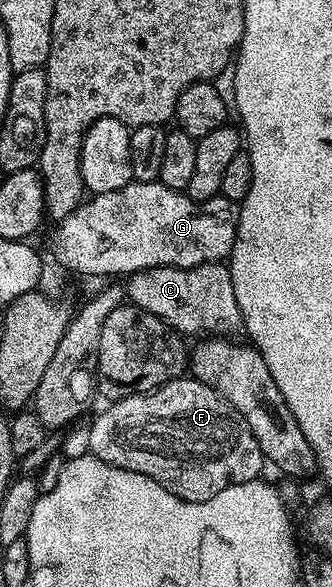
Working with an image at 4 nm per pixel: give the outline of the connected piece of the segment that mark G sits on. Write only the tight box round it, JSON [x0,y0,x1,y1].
[51,180,239,276]

